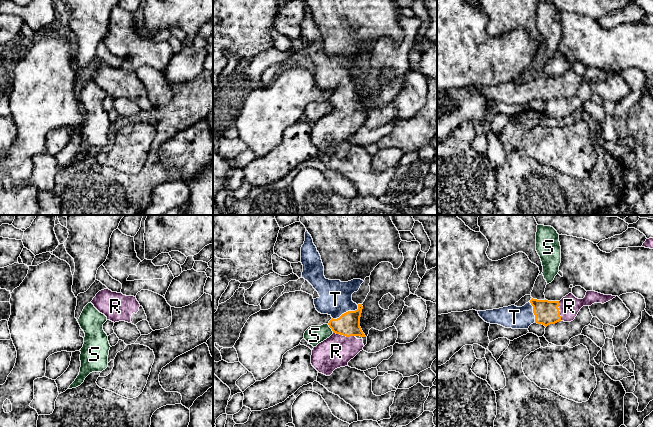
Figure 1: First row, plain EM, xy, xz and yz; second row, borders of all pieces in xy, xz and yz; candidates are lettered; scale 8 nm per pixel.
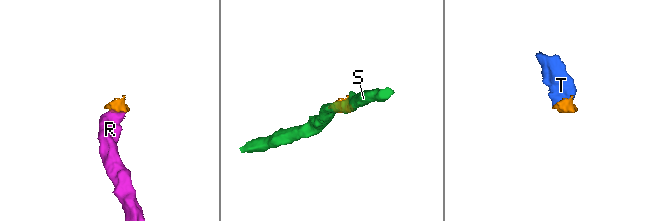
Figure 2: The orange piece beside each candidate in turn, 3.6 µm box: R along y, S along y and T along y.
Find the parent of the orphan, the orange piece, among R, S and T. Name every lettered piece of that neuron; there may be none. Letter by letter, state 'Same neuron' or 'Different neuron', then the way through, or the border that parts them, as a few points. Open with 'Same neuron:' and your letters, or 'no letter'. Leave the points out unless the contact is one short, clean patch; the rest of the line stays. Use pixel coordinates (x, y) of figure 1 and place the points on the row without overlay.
Same neuron: R, T
R: Same neuron. Path across: xz (348, 100), (344, 105), (344, 111), (343, 119), (336, 127)
S: Different neuron. Boundary: xz (327, 100), (333, 108)
T: Same neuron. Path across: xz (348, 100), (346, 98), (346, 88), (335, 75)

